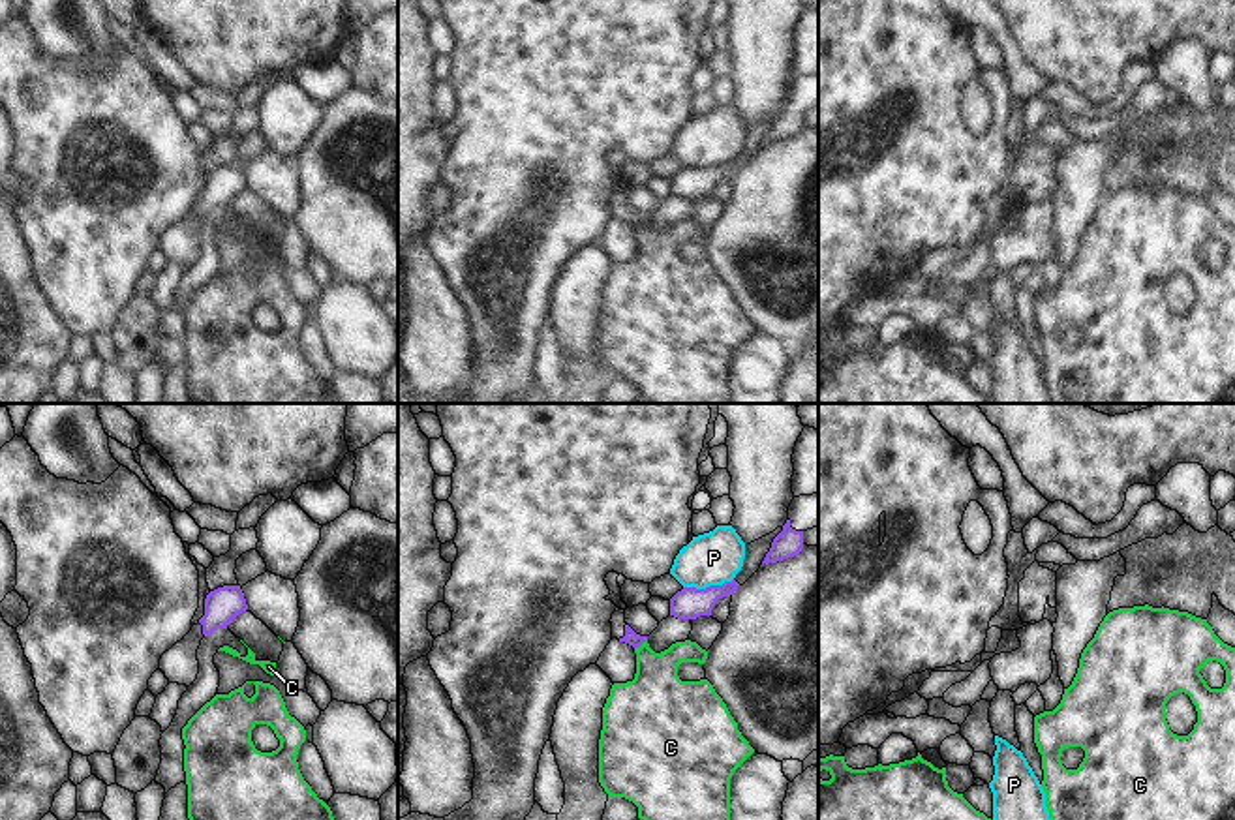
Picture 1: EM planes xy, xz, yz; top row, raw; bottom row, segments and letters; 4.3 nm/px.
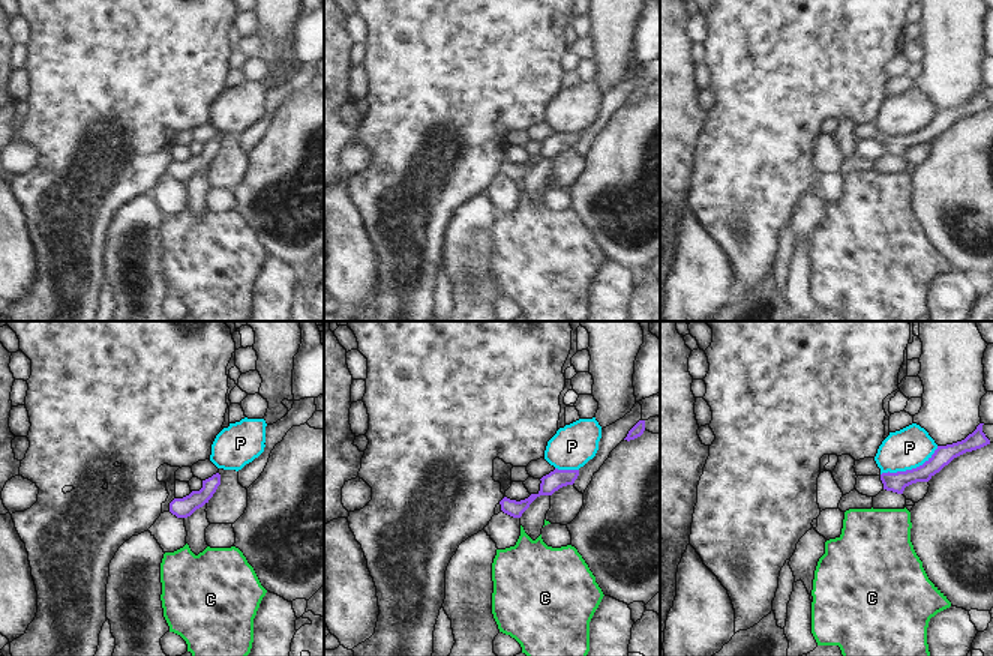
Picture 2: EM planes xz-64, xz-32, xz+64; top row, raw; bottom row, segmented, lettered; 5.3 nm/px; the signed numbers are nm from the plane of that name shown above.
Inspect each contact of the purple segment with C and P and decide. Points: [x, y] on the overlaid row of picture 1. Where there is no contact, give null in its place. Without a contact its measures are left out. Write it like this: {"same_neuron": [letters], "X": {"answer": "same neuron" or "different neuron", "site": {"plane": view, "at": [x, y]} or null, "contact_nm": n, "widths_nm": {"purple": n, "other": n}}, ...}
{"same_neuron": [], "C": {"answer": "different neuron", "site": {"plane": "xz", "at": [640, 644]}, "contact_nm": 80, "widths_nm": {"purple": 60, "other": 280}}, "P": {"answer": "different neuron", "site": {"plane": "xz", "at": [710, 586]}, "contact_nm": 220, "widths_nm": {"purple": 140, "other": 220}}}

